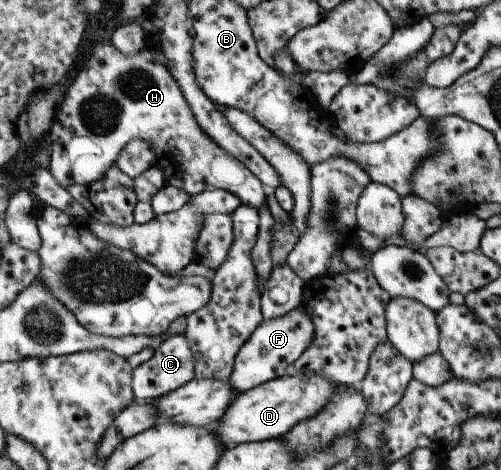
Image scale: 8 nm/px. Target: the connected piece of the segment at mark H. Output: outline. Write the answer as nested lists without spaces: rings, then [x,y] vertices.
[[[98,39],[89,43],[87,51],[84,64],[74,70],[69,78],[60,106],[47,132],[51,149],[48,171],[62,189],[68,189],[70,185],[82,187],[102,179],[116,162],[124,145],[132,139],[140,139],[152,147],[156,158],[154,166],[162,169],[164,183],[184,191],[189,197],[202,193],[207,188],[219,188],[228,191],[248,207],[260,209],[267,205],[266,189],[261,186],[260,181],[198,129],[178,85],[166,67],[154,59],[149,45],[138,53],[124,55],[110,41]]]

